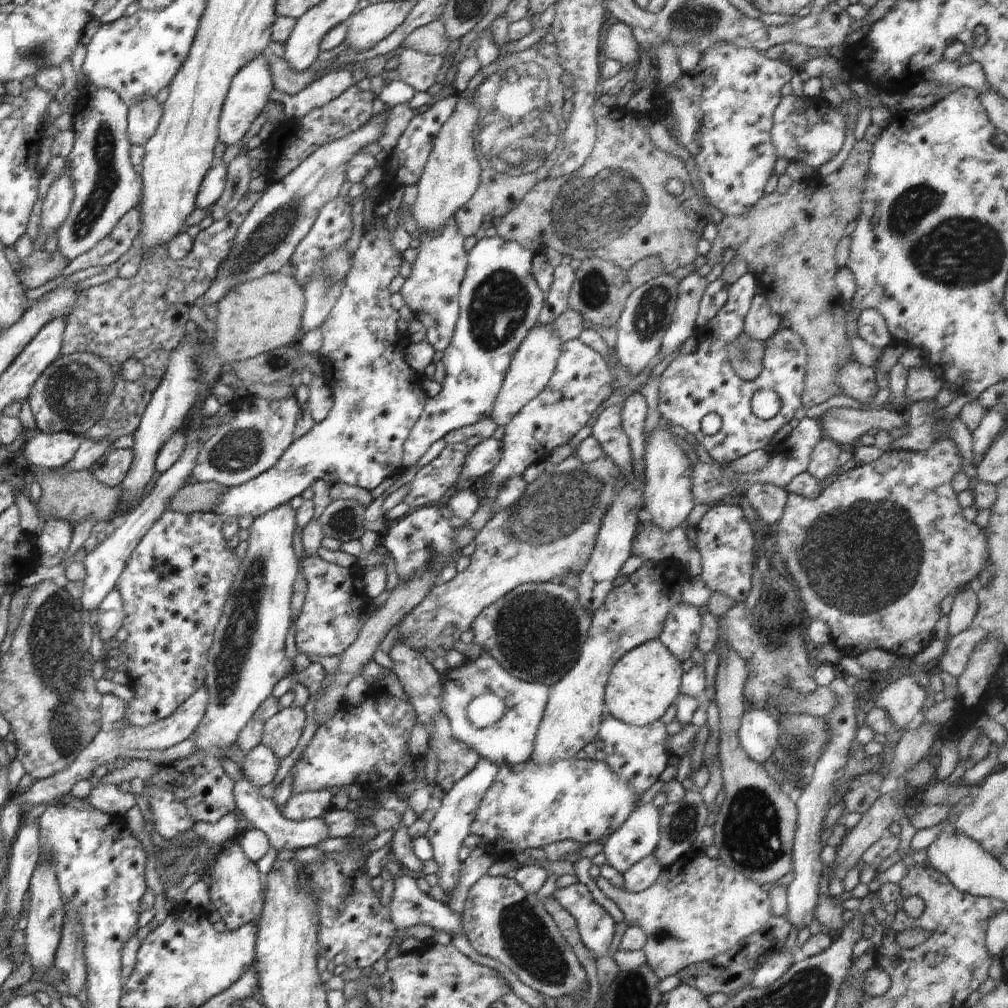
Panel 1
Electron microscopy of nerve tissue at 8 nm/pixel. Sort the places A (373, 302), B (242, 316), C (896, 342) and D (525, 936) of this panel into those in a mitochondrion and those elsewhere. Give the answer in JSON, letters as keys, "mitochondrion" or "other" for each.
{"A":"other","B":"other","C":"other","D":"mitochondrion"}

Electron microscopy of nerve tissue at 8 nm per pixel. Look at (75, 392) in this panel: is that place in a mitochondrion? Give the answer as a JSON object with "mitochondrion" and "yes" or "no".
{"mitochondrion":"yes"}

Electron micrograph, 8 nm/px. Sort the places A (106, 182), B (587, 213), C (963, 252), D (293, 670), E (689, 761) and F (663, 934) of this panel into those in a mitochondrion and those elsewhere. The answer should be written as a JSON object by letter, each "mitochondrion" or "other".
{"A":"mitochondrion","B":"mitochondrion","C":"mitochondrion","D":"other","E":"other","F":"mitochondrion"}

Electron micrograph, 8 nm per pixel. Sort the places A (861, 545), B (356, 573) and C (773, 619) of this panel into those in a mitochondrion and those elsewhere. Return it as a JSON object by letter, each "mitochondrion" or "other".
{"A":"mitochondrion","B":"other","C":"mitochondrion"}

